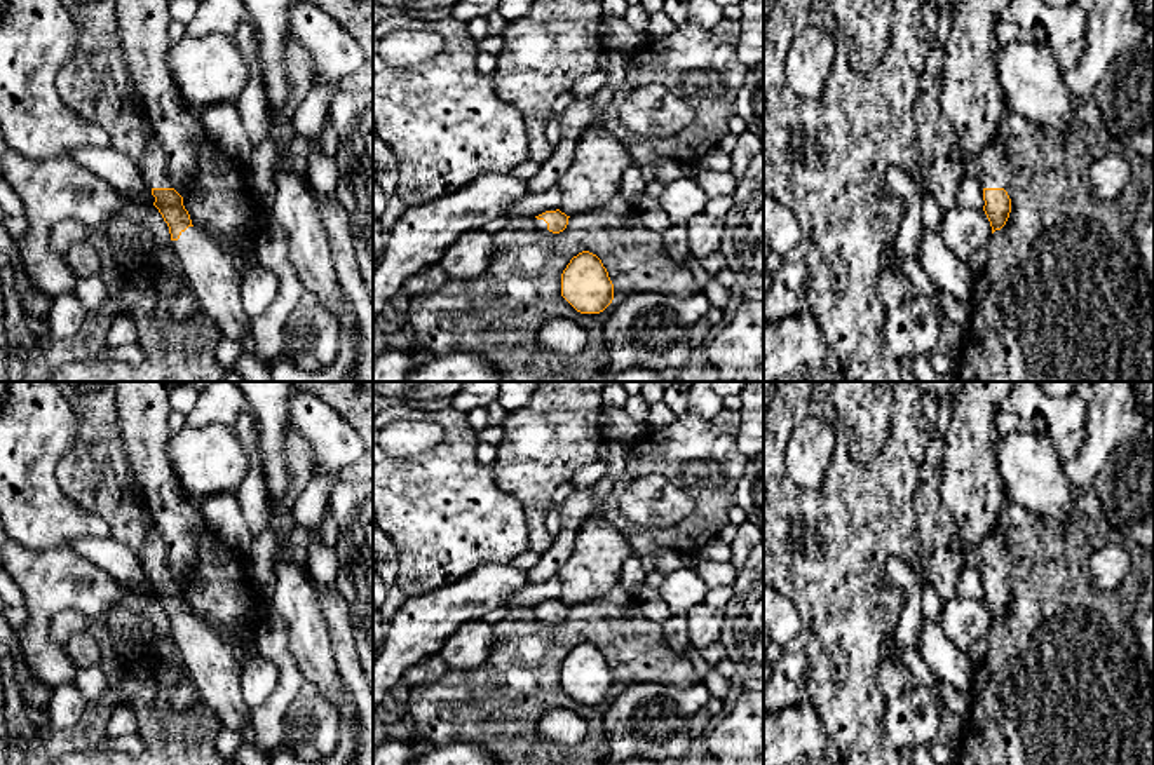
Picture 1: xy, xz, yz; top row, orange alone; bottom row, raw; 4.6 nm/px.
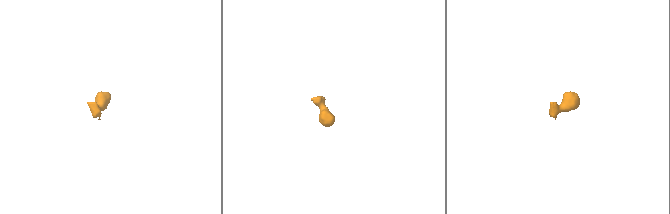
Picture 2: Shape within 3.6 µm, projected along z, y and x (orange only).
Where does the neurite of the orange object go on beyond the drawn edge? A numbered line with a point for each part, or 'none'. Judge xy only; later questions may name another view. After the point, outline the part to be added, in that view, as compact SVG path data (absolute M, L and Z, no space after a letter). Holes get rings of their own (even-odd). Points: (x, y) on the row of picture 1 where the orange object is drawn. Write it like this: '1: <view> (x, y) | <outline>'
1: xy (152, 168) | M132 91L132 98L145 124L145 136L146 136L146 152L136 167L139 169L139 174L148 188L173 188L167 173L166 155L159 141L155 139L153 129L150 127L145 110L141 108L141 103L134 94L134 91Z
2: xy (217, 284) | M188 227L178 240L171 242L183 274L207 317L223 336L239 340L244 352L255 349L253 321L241 301L242 275L209 235Z

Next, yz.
1: yz (994, 171) | M994 136L985 148L980 167L978 179L981 188L1008 188L1009 183L1009 164L1008 159L999 146L997 136Z

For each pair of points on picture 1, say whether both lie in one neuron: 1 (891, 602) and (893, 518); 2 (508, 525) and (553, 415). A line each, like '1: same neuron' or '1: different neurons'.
1: same neuron
2: different neurons

